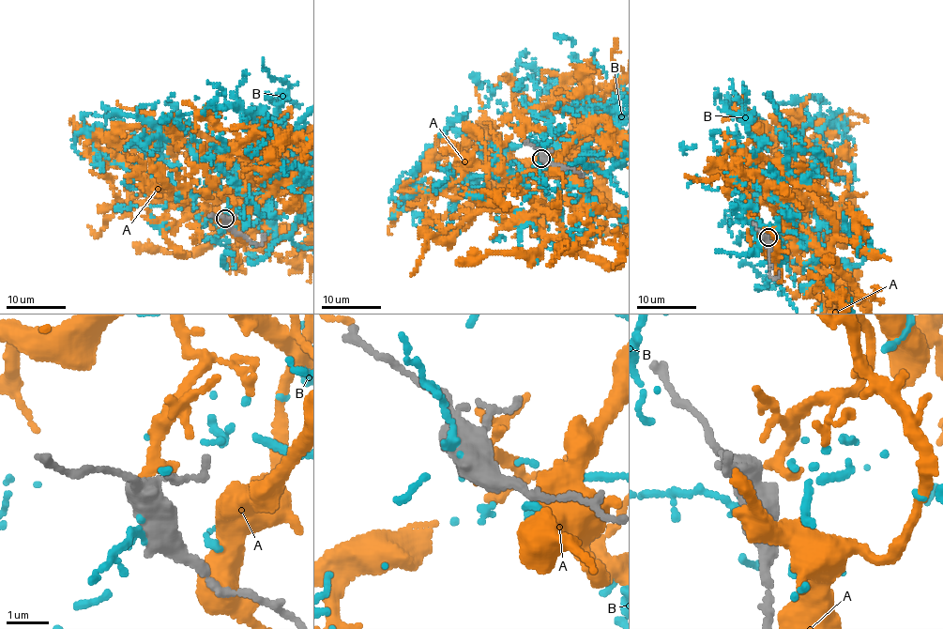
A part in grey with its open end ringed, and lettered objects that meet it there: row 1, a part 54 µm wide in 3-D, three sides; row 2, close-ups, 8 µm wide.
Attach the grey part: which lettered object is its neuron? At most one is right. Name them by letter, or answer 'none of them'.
A

